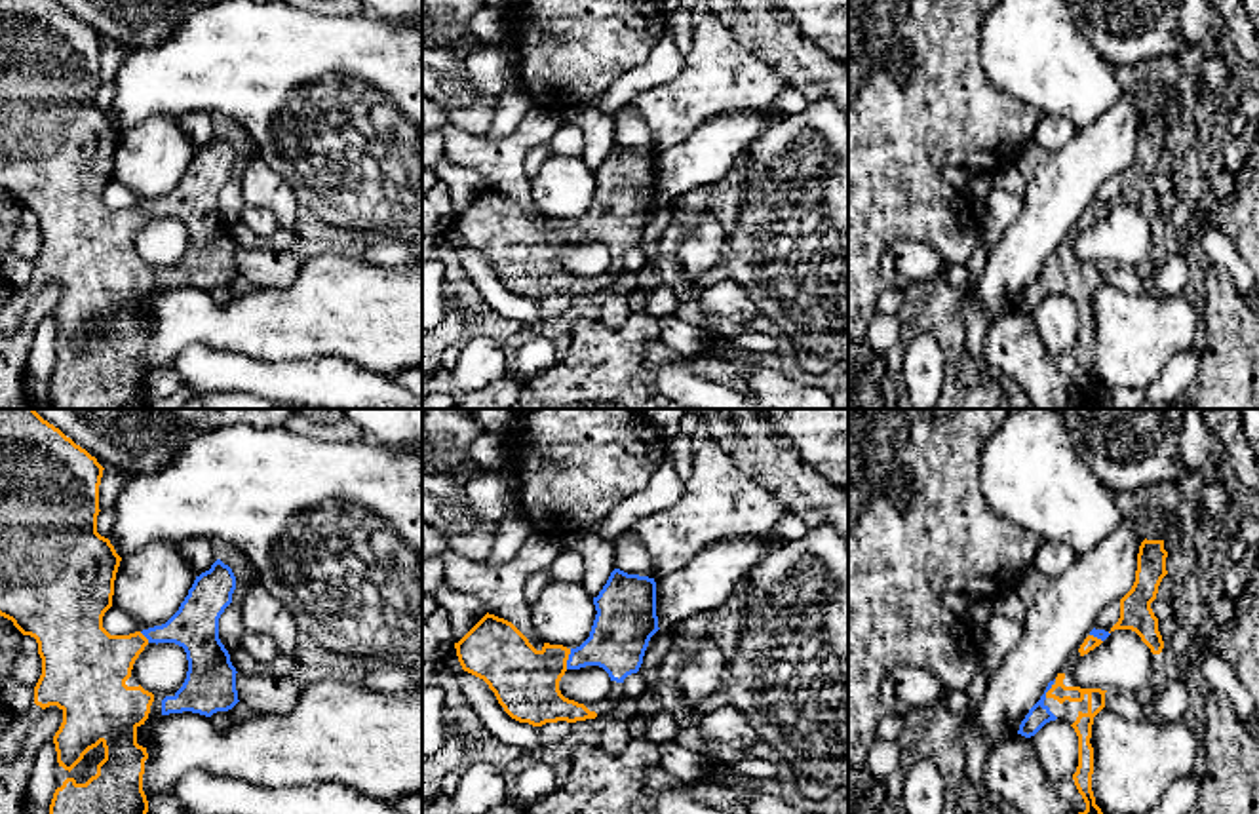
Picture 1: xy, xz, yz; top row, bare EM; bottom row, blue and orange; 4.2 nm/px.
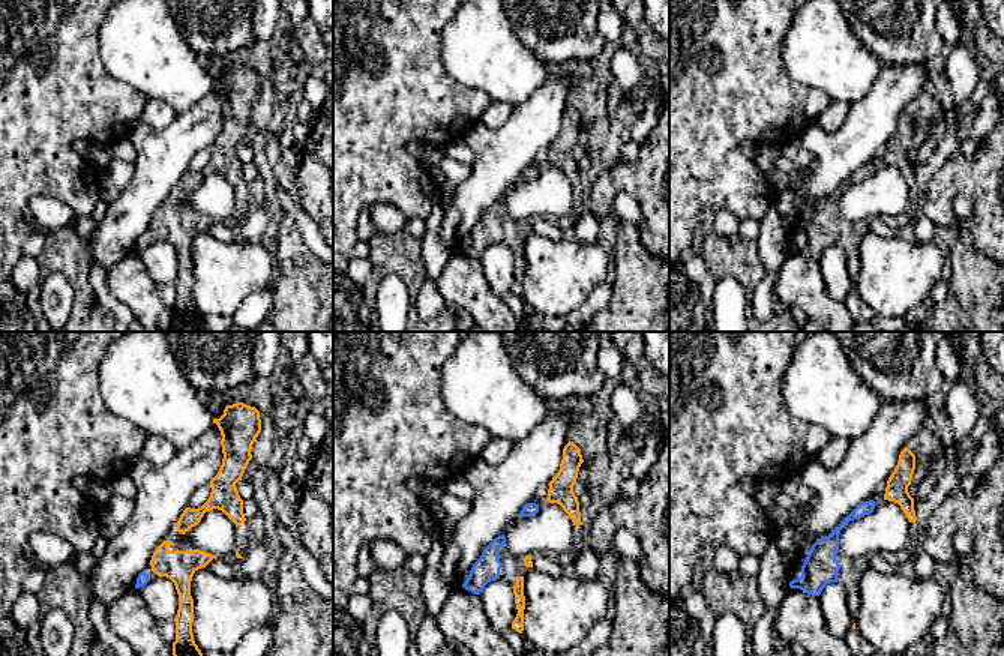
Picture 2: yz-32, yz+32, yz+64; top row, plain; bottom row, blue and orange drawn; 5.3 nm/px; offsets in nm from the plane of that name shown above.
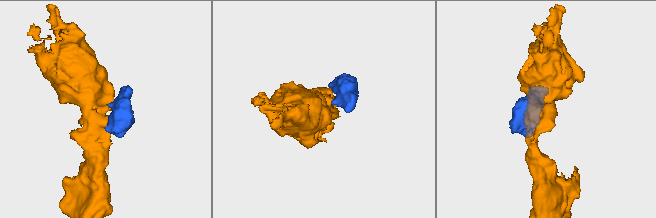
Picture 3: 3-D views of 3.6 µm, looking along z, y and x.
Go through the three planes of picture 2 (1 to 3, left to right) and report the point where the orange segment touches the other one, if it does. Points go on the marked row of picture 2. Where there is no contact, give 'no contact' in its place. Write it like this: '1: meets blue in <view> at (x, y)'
1: no contact
2: no contact
3: no contact

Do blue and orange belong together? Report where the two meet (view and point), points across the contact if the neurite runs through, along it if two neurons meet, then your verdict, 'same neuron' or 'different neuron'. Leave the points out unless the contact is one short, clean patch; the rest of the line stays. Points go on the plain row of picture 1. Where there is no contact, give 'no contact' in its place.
meets blue in xz at (569, 232); same neuron

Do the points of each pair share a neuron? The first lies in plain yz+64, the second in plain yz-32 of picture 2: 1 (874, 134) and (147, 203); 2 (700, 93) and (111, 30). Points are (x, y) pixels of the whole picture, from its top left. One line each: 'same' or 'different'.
1: same
2: different

